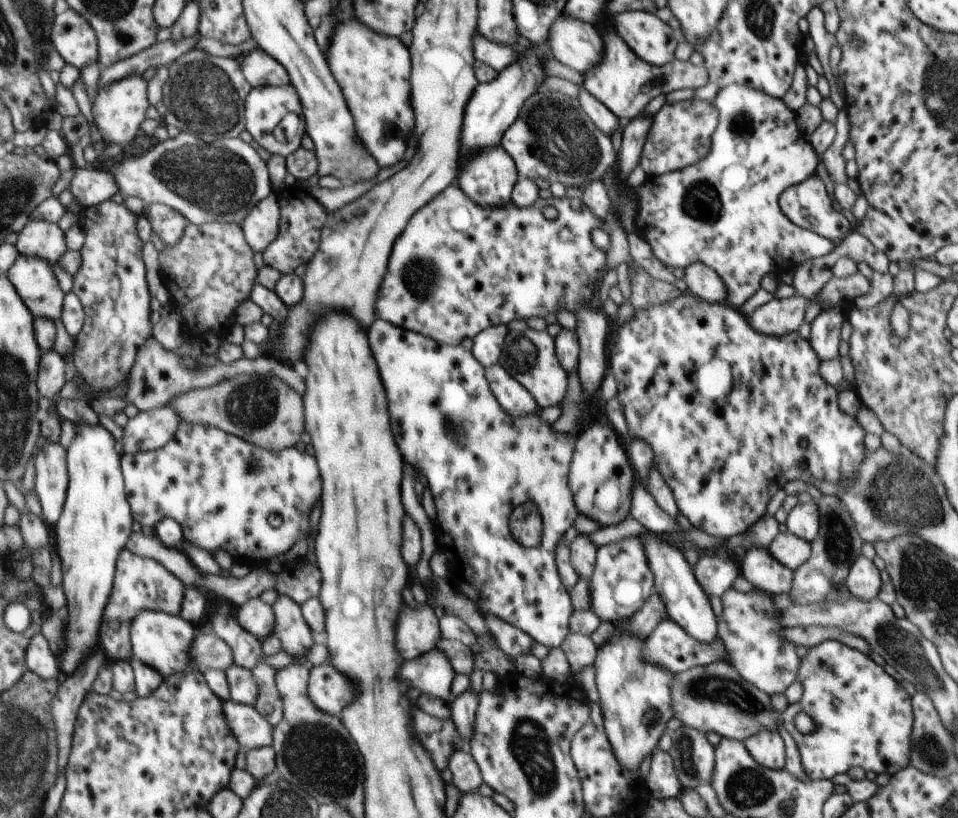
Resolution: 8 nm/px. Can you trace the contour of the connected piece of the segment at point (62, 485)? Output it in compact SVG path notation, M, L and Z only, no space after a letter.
M46 442L35 453L35 494L42 506L41 517L51 523L59 521L66 507L70 486L68 452L60 443Z

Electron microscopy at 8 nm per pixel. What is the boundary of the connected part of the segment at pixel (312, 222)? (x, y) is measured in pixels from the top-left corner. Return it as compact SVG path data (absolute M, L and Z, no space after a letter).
M284 184L275 193L280 208L280 228L278 238L264 250L263 259L266 265L287 275L294 273L300 264L307 264L316 254L328 212L307 189L298 184Z

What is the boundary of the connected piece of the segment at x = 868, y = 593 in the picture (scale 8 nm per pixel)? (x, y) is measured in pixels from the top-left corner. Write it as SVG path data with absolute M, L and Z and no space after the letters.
M860 555L860 558L856 558L856 562L852 563L846 584L856 598L866 602L876 600L882 586L880 570L872 560Z

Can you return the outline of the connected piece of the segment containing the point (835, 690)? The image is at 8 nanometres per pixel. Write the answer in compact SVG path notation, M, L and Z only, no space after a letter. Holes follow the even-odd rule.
M825 640L808 648L797 679L803 686L802 698L796 704L789 704L781 718L784 728L798 744L802 768L810 779L830 780L851 768L893 775L911 765L911 696L870 656L838 640ZM800 712L813 718L814 730L816 722L822 724L818 728L818 742L816 732L804 734L804 740L800 740L800 732L794 725L794 718Z

